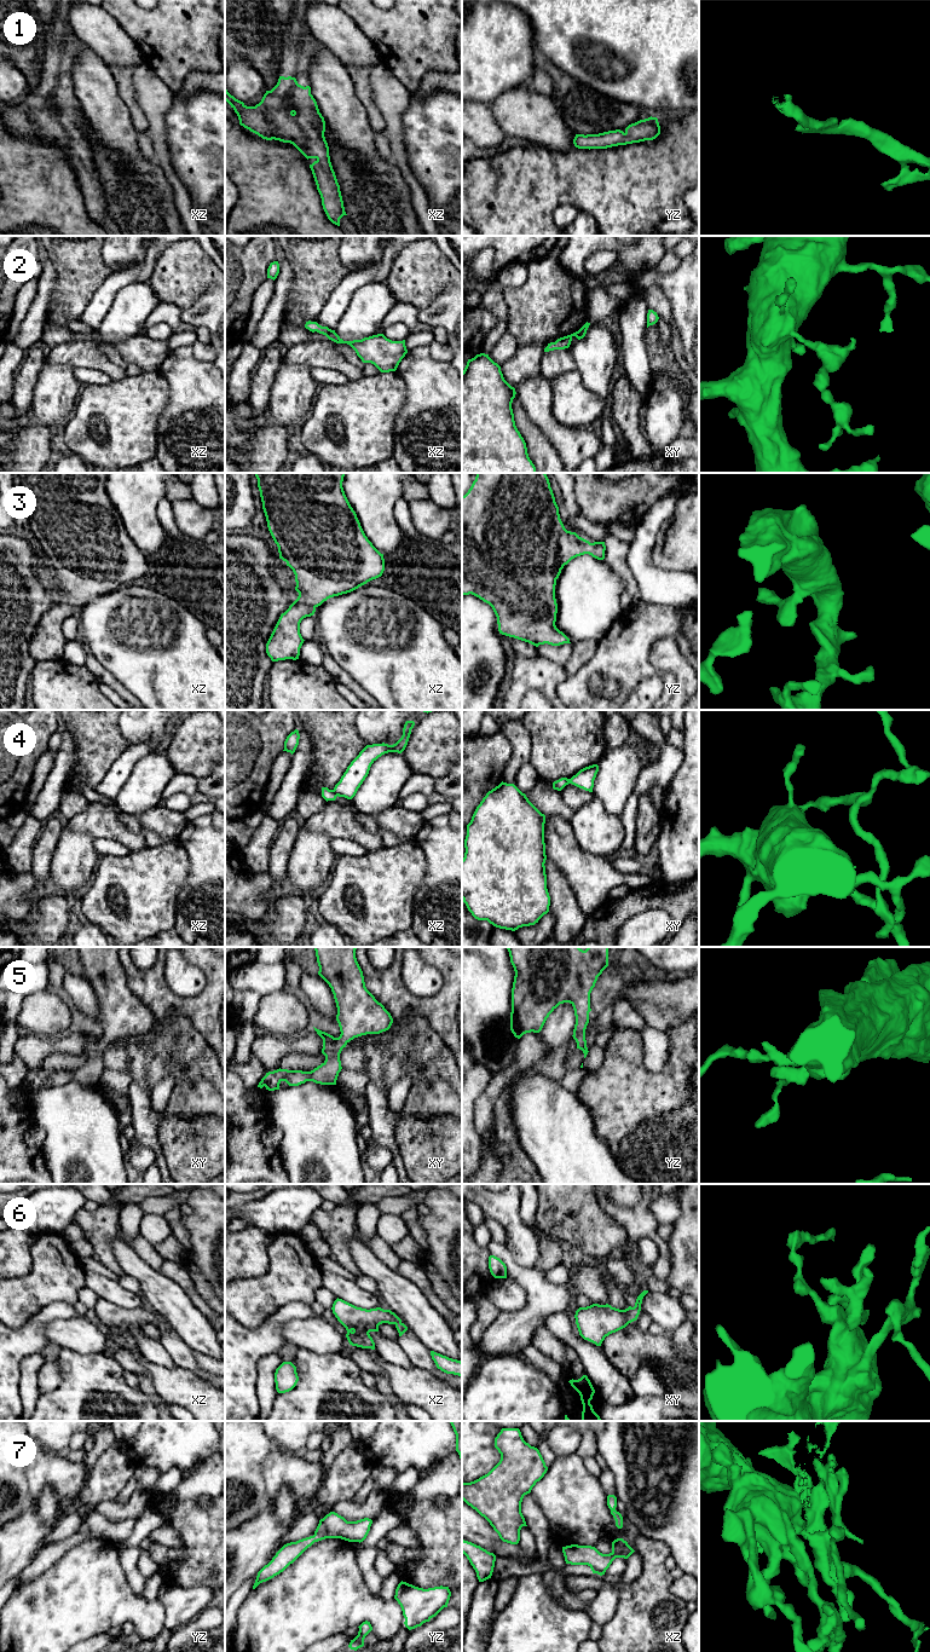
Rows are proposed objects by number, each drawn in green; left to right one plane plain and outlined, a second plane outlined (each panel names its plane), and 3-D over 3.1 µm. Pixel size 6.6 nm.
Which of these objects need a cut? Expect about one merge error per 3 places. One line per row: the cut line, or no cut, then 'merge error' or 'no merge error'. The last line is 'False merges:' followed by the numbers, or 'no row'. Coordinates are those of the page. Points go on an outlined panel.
1: no cut; no merge error
2: no cut; no merge error
3: no cut; no merge error
4: cut in xz along (331, 790), (336, 796); merge error
5: no cut; no merge error
6: no cut; no merge error
7: no cut; no merge error
False merges: 4

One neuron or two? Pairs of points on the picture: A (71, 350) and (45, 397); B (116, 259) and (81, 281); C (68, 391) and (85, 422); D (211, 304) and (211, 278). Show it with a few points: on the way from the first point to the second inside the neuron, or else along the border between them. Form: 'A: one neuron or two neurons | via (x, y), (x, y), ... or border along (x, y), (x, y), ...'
A: two neurons | border along (46, 358), (52, 363), (69, 364), (75, 368)
B: two neurons | border along (100, 248), (103, 260), (114, 271)
C: two neurons | border along (82, 386), (74, 408)
D: two neurons | border along (212, 288), (203, 292), (189, 306)

